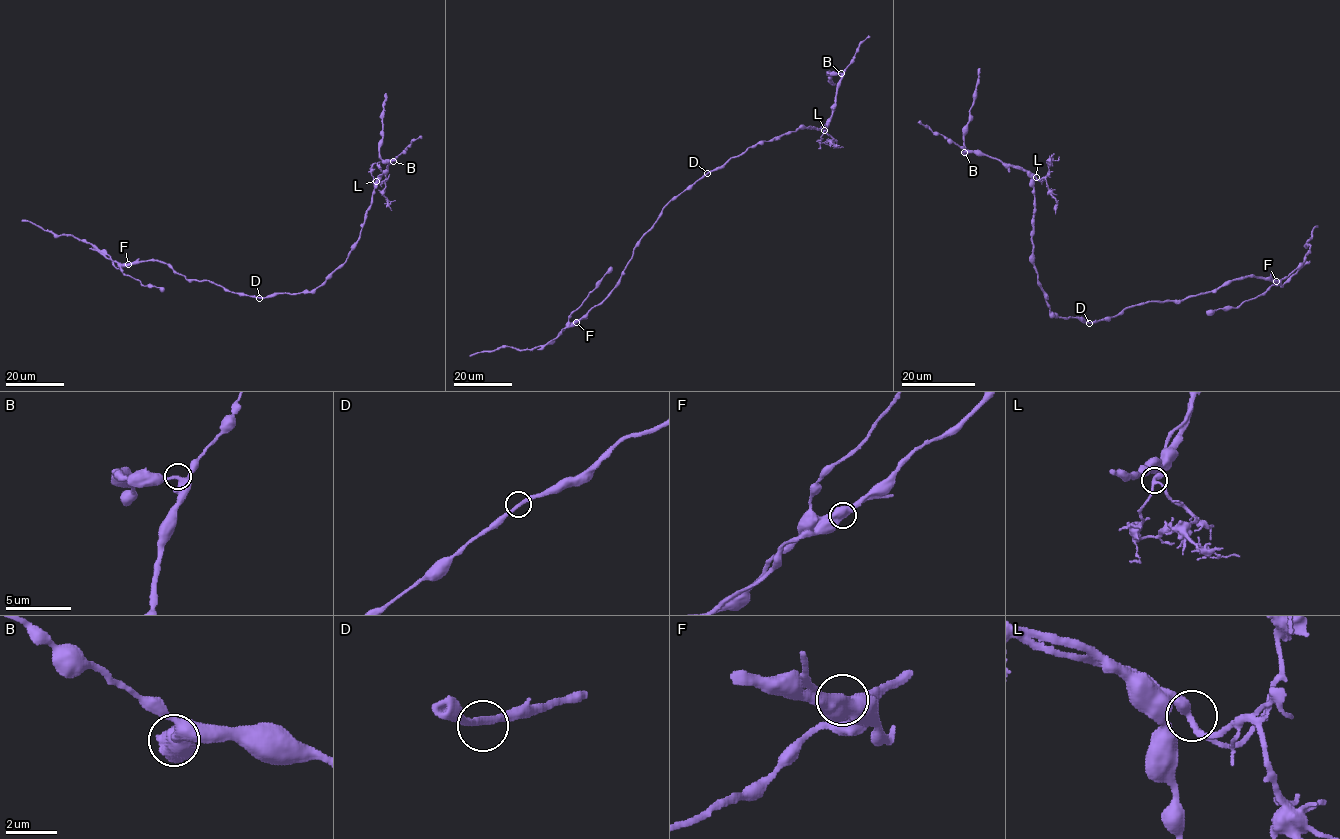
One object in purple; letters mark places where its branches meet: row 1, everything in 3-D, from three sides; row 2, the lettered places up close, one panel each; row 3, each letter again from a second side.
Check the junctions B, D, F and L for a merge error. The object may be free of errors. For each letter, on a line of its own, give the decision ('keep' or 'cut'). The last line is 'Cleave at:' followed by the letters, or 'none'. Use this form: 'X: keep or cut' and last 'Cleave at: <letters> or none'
B: keep
D: keep
F: cut
L: keep
Cleave at: F

